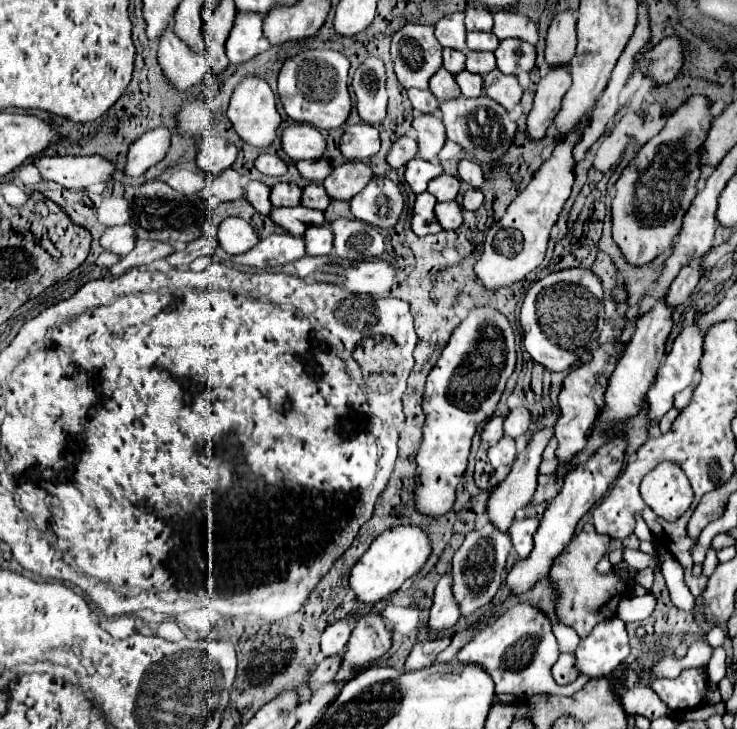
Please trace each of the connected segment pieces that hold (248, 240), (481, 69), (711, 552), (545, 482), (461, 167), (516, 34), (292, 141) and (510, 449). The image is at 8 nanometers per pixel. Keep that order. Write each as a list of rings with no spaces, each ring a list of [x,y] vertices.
[[[226,218],[222,220],[218,230],[218,242],[224,252],[228,252],[230,256],[238,256],[252,250],[258,244],[258,236],[242,218]]]
[[[466,52],[468,60],[466,60],[466,70],[468,72],[476,72],[480,76],[484,76],[484,72],[492,72],[492,68],[496,68],[496,58],[492,52]]]
[[[710,546],[702,565],[702,574],[706,577],[709,577],[714,572],[718,563],[719,560],[717,558],[716,551],[712,548],[712,546]]]
[[[548,474],[548,476],[538,476],[538,488],[536,488],[536,494],[532,498],[532,504],[542,504],[542,502],[550,502],[554,496],[556,496],[556,476],[554,474]]]
[[[462,160],[458,164],[458,176],[460,180],[464,180],[466,184],[470,184],[472,188],[482,188],[484,186],[484,174],[480,164],[472,162],[472,160]]]
[[[500,10],[494,12],[494,28],[492,32],[496,34],[498,40],[506,40],[506,38],[518,38],[524,40],[532,46],[536,46],[538,42],[538,26],[534,22],[530,22],[524,16]]]
[[[296,124],[282,132],[282,148],[290,160],[318,160],[326,150],[326,140],[314,126]]]
[[[504,436],[500,442],[496,442],[494,446],[490,446],[488,460],[490,460],[490,464],[494,468],[498,468],[502,464],[510,466],[516,460],[516,444],[514,444],[514,440],[508,438],[508,436]]]

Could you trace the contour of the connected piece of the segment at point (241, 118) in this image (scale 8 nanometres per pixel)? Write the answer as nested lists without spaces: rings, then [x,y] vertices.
[[[254,76],[242,80],[236,86],[232,100],[230,100],[230,108],[228,108],[228,118],[230,118],[236,134],[244,142],[248,142],[254,148],[262,148],[262,150],[272,146],[272,142],[276,140],[276,132],[280,128],[280,122],[282,122],[282,118],[276,110],[276,98],[274,98],[270,86],[262,78],[254,78]]]

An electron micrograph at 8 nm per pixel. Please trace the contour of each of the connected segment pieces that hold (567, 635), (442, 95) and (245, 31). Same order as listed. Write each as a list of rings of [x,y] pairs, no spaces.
[[[562,622],[554,624],[552,632],[554,632],[554,636],[556,636],[558,644],[560,644],[560,652],[570,652],[574,648],[574,644],[578,646],[578,642],[580,642],[580,636],[572,628],[562,624]]]
[[[440,68],[440,72],[436,72],[430,80],[430,92],[436,96],[438,102],[444,102],[444,100],[454,100],[454,98],[460,98],[462,92],[454,80],[454,76]]]
[[[238,12],[232,36],[226,42],[226,56],[230,64],[244,64],[266,50],[270,50],[270,42],[262,34],[262,18]]]

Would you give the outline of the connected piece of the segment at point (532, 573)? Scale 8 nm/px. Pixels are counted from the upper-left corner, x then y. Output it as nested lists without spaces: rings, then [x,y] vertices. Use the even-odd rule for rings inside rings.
[[[612,436],[608,440],[608,444],[598,448],[584,464],[574,466],[564,476],[564,486],[562,486],[560,494],[548,504],[548,508],[546,508],[546,512],[544,512],[544,516],[540,520],[540,526],[538,526],[536,518],[524,518],[524,520],[514,520],[512,522],[510,540],[512,540],[512,546],[514,546],[516,554],[518,554],[518,558],[522,558],[508,572],[508,578],[506,578],[506,582],[508,582],[508,586],[512,588],[514,594],[526,592],[534,582],[548,576],[550,564],[560,554],[560,548],[564,548],[572,540],[578,520],[606,494],[610,484],[618,478],[618,474],[622,470],[622,464],[624,464],[626,448],[628,448],[628,442],[626,442],[624,436]],[[532,536],[534,536],[534,540],[532,540]]]

